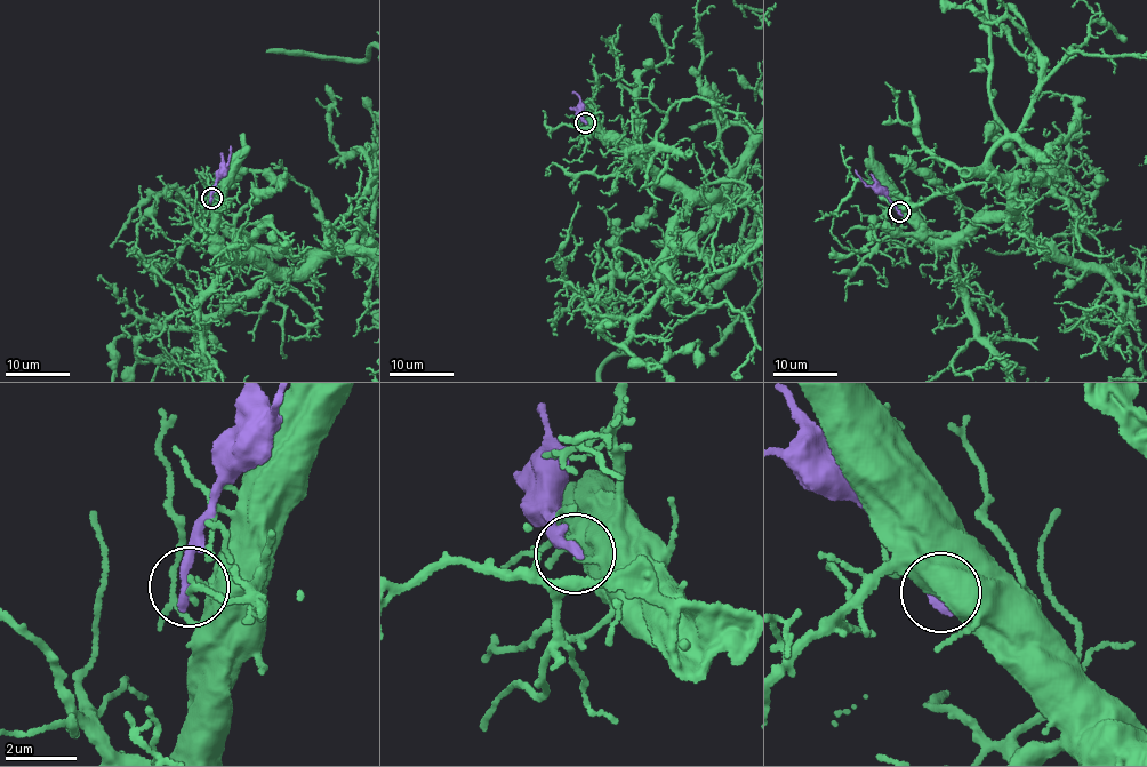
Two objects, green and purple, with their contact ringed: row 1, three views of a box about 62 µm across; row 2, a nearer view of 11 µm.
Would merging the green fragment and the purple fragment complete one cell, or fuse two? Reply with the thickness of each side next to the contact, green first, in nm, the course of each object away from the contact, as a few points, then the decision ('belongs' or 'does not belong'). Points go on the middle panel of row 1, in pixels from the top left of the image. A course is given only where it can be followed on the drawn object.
240 nm thick on the green side, 320 nm on the other; green runs (584, 124), (742, 193), (699, 231), (691, 326), (603, 365); purple runs (585, 122), (580, 114), (582, 103), (572, 92); does not belong

